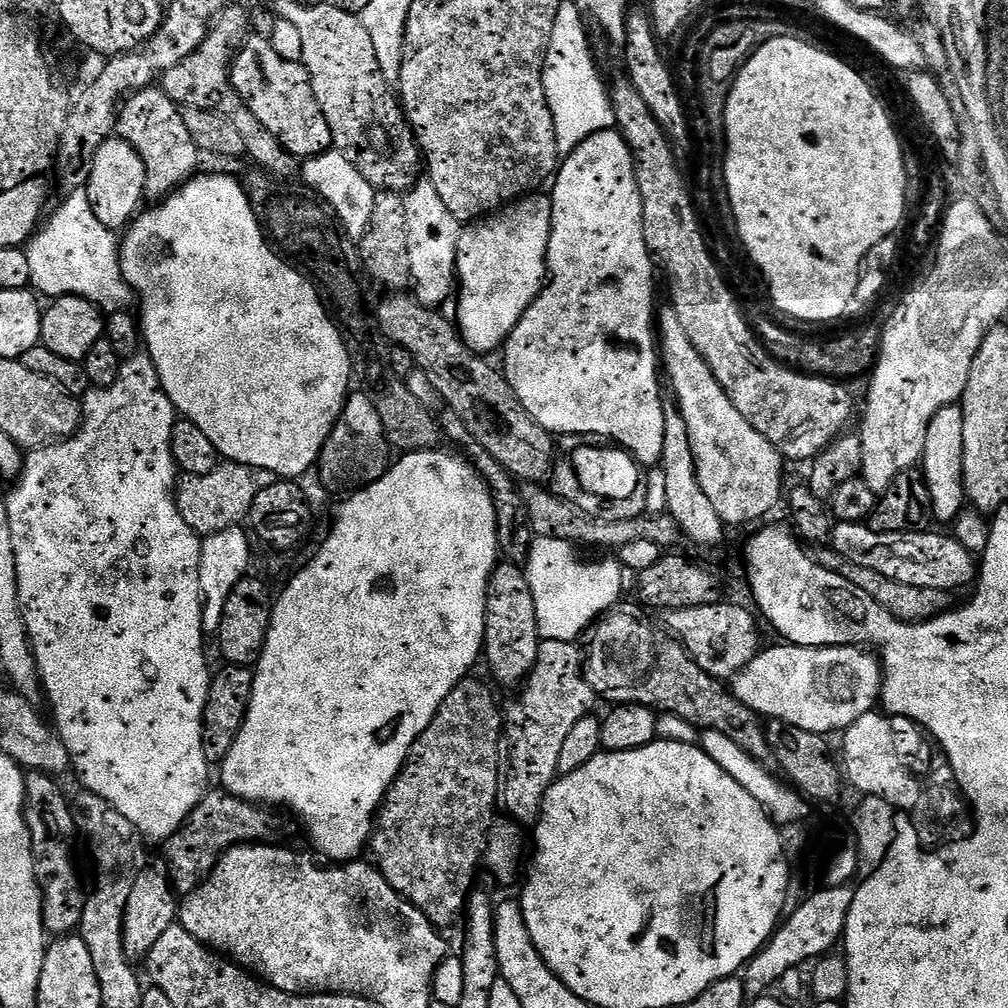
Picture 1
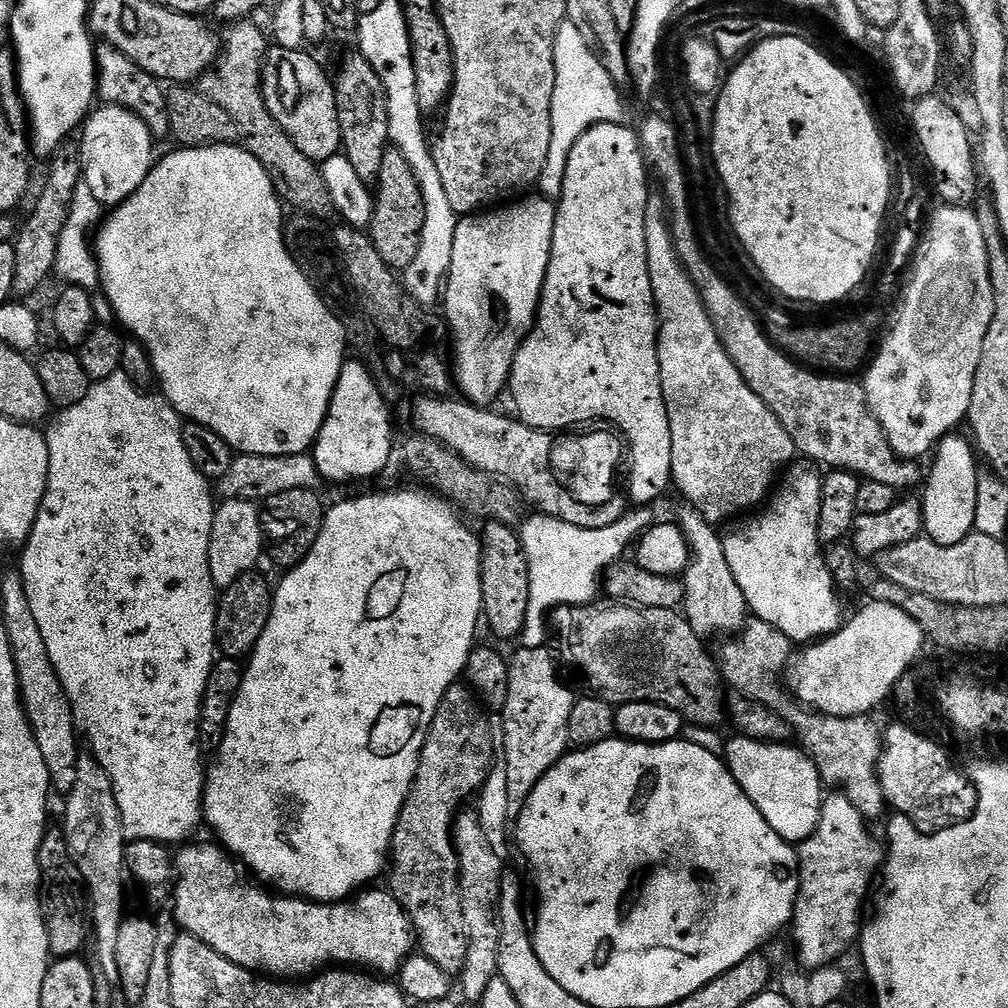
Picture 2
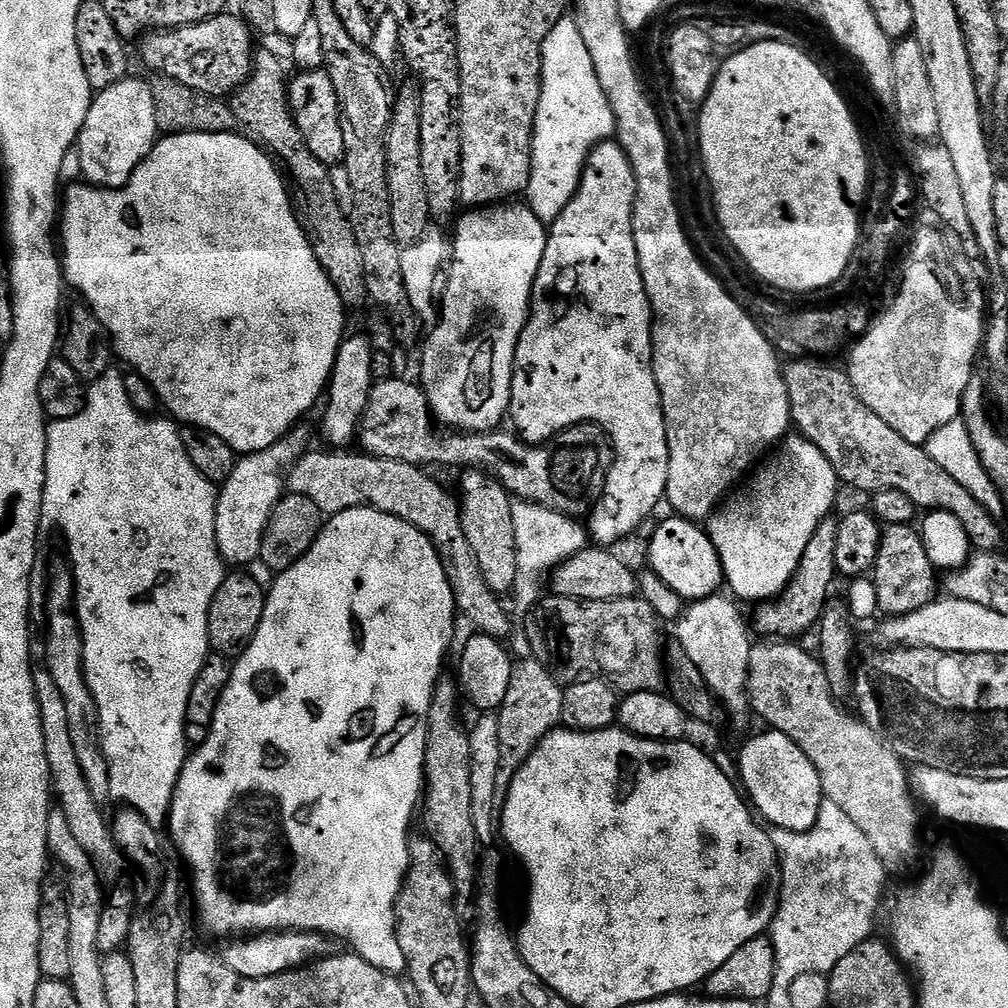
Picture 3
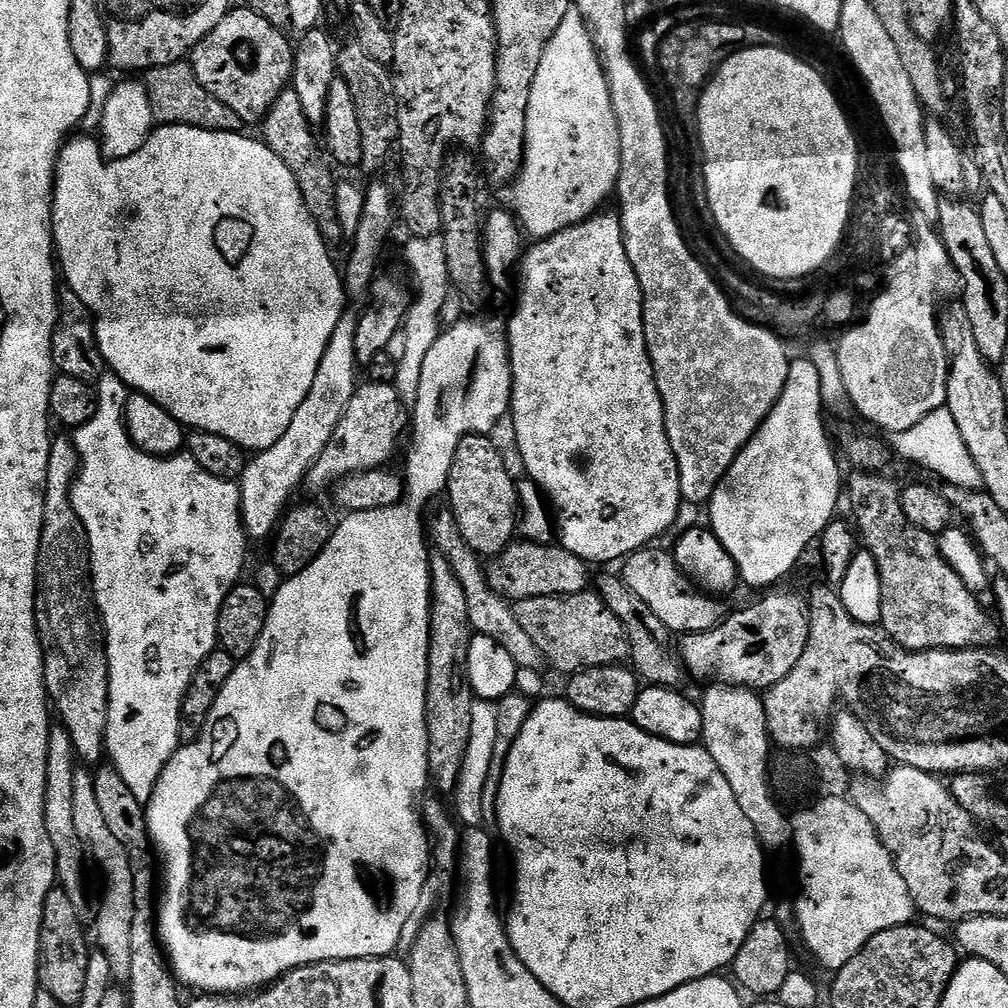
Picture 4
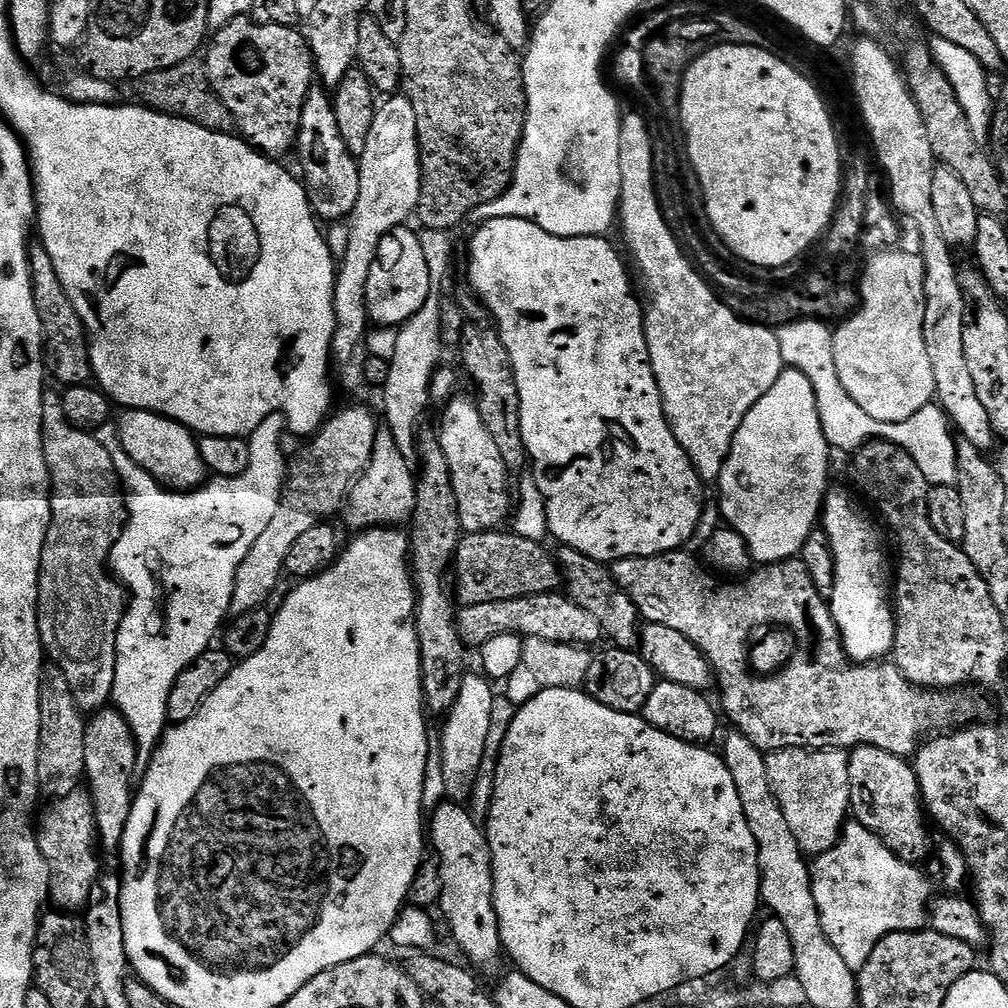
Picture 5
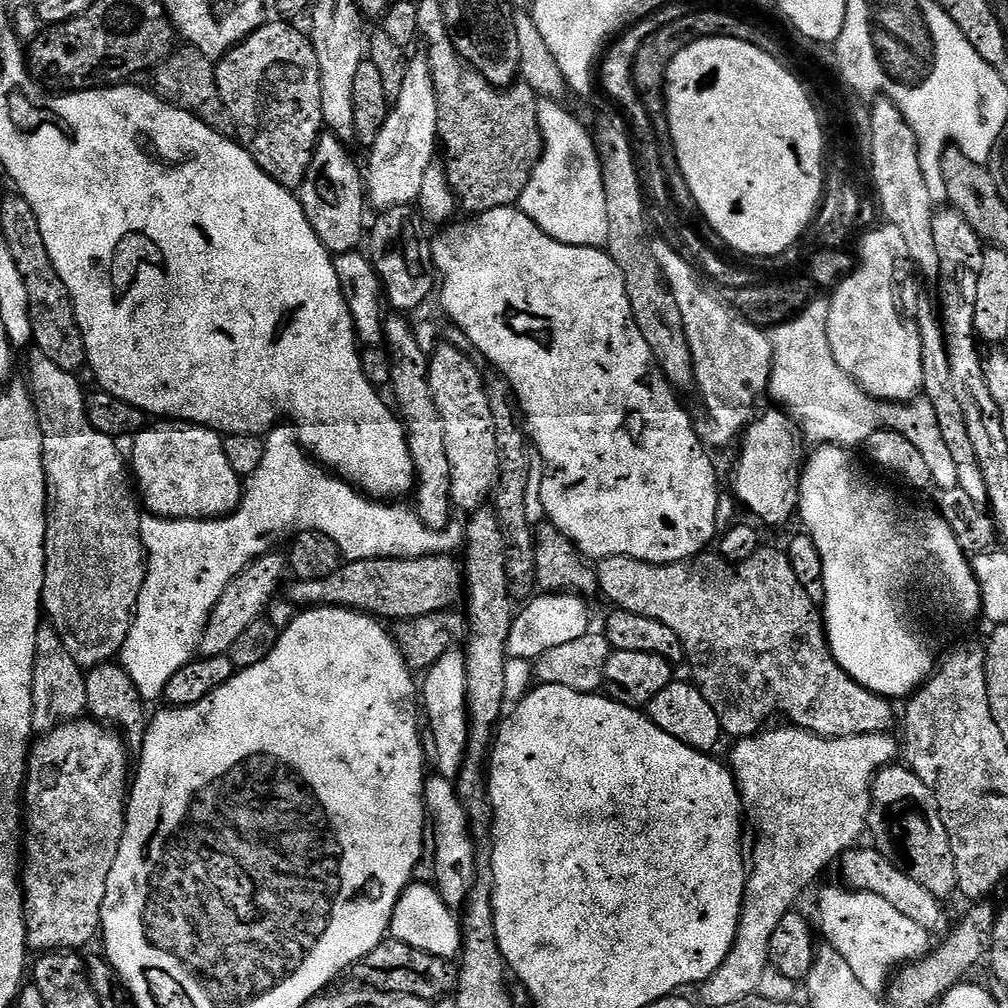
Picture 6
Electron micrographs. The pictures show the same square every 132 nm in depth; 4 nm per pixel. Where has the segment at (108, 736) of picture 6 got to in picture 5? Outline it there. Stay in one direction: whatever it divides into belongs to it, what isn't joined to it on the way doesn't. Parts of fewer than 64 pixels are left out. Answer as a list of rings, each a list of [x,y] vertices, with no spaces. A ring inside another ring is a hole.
[[[77,790],[49,804],[52,805],[48,813],[38,820],[38,846],[42,850],[42,858],[46,858],[46,866],[50,866],[50,900],[56,903],[53,905],[57,909],[80,910],[91,901],[96,881],[102,875],[92,798],[87,791]]]

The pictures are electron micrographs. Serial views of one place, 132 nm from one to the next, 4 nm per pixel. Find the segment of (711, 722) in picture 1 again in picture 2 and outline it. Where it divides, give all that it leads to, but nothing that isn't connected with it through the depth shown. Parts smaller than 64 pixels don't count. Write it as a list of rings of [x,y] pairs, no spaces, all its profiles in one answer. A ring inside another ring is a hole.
[[[593,602],[555,609],[560,631],[559,659],[584,675],[589,693],[613,706],[658,702],[678,710],[689,725],[712,728],[726,720],[726,692],[715,659],[708,657],[697,636],[677,609],[630,608],[627,604],[599,608]]]

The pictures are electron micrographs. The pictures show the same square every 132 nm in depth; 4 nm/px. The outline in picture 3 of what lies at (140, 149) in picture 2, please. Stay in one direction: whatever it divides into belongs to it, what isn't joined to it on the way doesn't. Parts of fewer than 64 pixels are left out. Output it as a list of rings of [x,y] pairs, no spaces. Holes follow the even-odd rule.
[[[127,76],[94,97],[76,143],[83,179],[93,187],[123,188],[159,139],[152,84]]]

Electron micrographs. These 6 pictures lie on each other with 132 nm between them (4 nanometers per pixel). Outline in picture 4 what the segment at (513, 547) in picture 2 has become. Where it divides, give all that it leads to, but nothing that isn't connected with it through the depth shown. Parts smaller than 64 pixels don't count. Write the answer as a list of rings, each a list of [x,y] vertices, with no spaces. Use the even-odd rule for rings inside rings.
[[[489,435],[464,436],[455,451],[447,497],[463,540],[476,554],[491,558],[510,544],[518,532],[519,496],[503,456]]]

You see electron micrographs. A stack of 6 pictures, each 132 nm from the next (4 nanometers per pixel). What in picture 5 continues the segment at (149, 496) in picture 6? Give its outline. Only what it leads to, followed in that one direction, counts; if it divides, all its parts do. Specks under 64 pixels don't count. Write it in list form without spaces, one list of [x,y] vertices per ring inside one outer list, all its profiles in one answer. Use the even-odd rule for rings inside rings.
[[[137,408],[127,409],[118,423],[120,445],[161,484],[173,490],[191,490],[200,487],[206,480],[206,469],[200,453],[200,441],[191,428],[179,424],[156,412],[143,412]]]

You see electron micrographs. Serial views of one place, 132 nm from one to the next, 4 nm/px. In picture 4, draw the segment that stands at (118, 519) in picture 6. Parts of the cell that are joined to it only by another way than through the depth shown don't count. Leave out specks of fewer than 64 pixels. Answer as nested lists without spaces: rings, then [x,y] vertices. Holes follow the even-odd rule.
[[[53,439],[50,450],[50,462],[48,463],[48,490],[44,493],[44,529],[42,530],[42,542],[38,554],[38,566],[36,567],[36,629],[40,631],[40,645],[44,651],[44,684],[48,687],[48,698],[51,707],[60,715],[59,723],[70,734],[70,740],[74,746],[77,757],[84,760],[88,766],[96,766],[106,756],[106,730],[108,729],[108,655],[104,649],[104,626],[100,618],[100,610],[96,606],[96,595],[92,592],[92,567],[88,557],[88,535],[78,518],[78,514],[72,505],[72,482],[80,466],[80,455],[76,452],[75,443],[71,439]]]

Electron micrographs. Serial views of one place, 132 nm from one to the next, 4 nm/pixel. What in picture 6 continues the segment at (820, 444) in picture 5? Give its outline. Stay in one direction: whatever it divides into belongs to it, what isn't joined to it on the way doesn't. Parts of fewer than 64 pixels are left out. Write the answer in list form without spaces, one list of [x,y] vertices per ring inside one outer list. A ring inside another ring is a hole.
[[[783,411],[757,415],[743,433],[744,445],[736,460],[736,473],[732,476],[732,488],[736,496],[764,524],[784,524],[795,517],[800,502],[801,437],[798,429]]]

